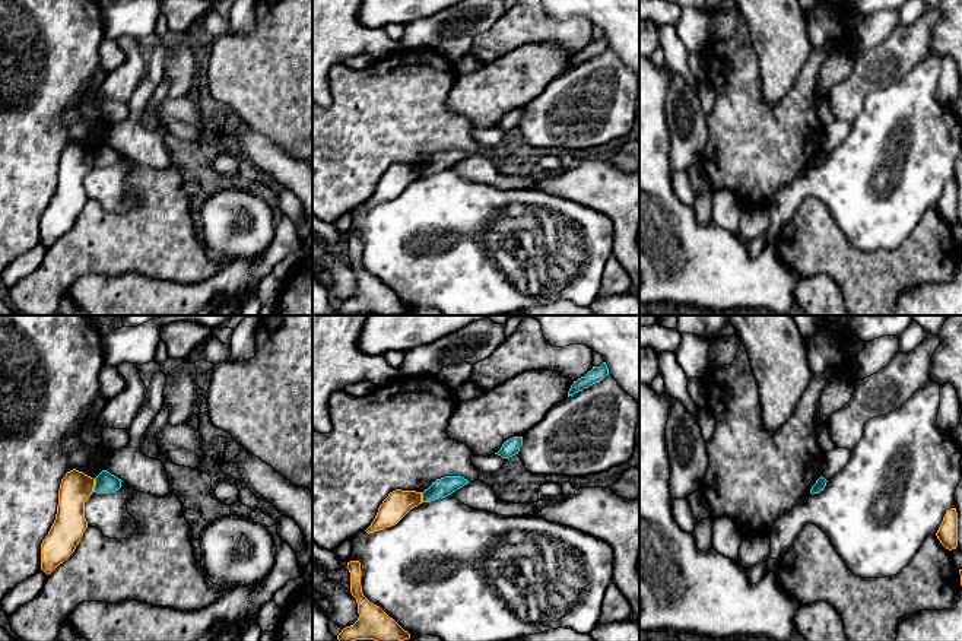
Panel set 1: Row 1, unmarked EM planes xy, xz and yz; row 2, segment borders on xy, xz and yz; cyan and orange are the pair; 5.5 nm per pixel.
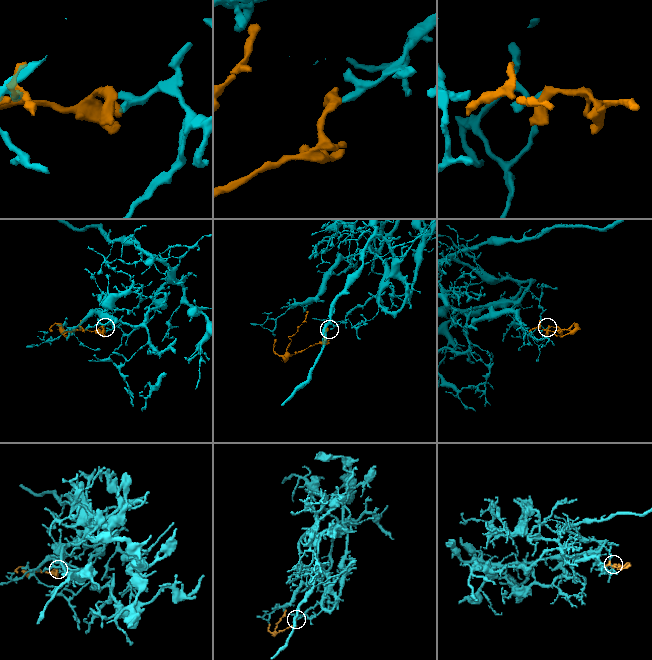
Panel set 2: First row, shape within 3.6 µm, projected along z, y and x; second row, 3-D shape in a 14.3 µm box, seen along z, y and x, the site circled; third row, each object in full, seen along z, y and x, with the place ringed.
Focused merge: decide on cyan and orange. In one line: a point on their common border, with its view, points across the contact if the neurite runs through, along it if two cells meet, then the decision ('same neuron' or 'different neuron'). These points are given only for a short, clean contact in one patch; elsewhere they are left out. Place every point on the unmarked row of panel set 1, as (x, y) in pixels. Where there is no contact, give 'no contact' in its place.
meets cyan in xy at (95, 158); border along xy (95, 152), (92, 164); different neuron

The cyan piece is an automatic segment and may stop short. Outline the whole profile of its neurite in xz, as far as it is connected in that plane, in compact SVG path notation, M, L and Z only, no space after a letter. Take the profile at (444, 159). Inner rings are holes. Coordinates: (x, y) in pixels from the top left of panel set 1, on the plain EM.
M445 149L436 152L428 162L422 165L422 175L445 171L467 156L469 153L463 149Z

